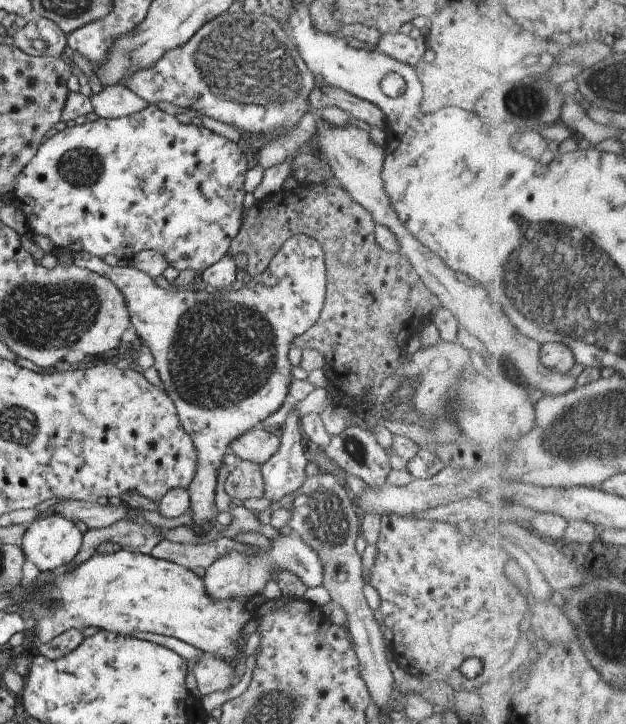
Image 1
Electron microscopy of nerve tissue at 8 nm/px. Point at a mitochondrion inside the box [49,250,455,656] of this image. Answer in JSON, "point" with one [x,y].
{"point":[221,354]}

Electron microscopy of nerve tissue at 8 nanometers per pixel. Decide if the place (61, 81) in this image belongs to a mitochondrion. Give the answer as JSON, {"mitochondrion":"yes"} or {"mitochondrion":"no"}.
{"mitochondrion":"no"}

